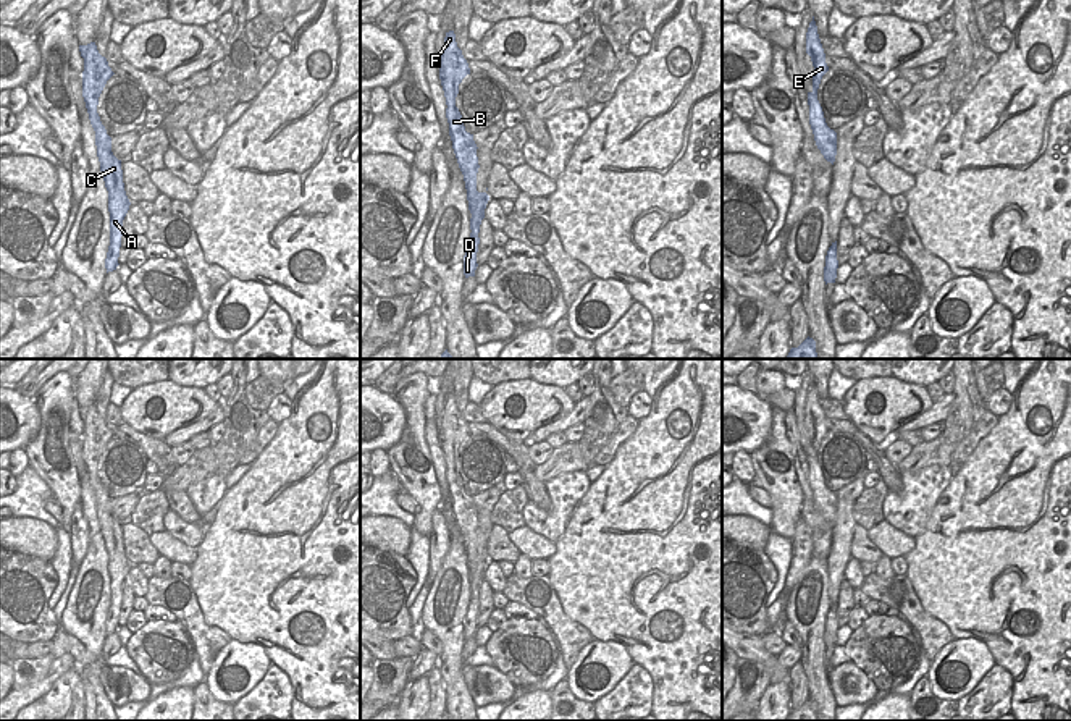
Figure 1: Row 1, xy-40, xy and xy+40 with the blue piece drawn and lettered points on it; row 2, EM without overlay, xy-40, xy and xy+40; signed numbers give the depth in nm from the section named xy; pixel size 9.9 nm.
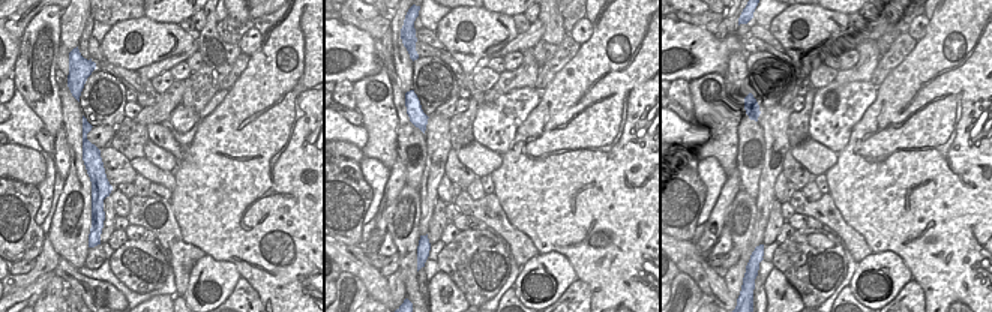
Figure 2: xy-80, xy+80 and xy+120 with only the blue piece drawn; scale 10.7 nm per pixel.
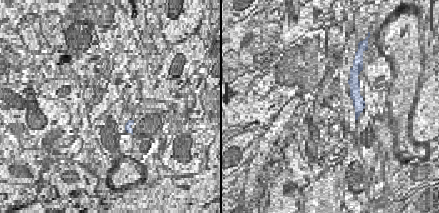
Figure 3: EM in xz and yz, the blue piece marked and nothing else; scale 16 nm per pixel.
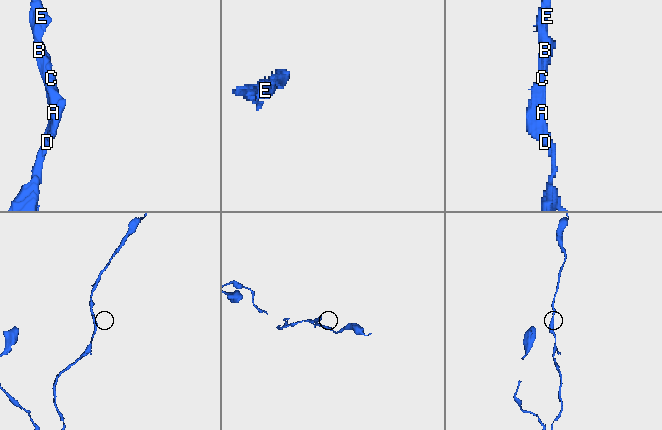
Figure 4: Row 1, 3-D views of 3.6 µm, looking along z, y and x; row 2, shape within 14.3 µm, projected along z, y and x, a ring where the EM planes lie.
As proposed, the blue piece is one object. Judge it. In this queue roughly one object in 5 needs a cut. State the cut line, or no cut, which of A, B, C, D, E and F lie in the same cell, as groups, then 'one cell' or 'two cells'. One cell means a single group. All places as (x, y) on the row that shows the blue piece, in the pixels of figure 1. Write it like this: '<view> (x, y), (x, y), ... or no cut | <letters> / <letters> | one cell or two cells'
no cut | A B C D E F | one cell

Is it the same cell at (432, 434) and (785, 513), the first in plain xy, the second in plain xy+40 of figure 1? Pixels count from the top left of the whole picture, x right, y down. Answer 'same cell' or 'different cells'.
different cells

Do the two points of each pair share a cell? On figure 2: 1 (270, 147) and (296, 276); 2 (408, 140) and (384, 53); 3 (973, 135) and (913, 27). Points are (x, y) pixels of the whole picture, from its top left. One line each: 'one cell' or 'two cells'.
1: one cell
2: one cell
3: two cells

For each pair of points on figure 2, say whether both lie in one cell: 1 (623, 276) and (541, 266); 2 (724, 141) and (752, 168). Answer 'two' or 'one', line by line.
1: two
2: two

